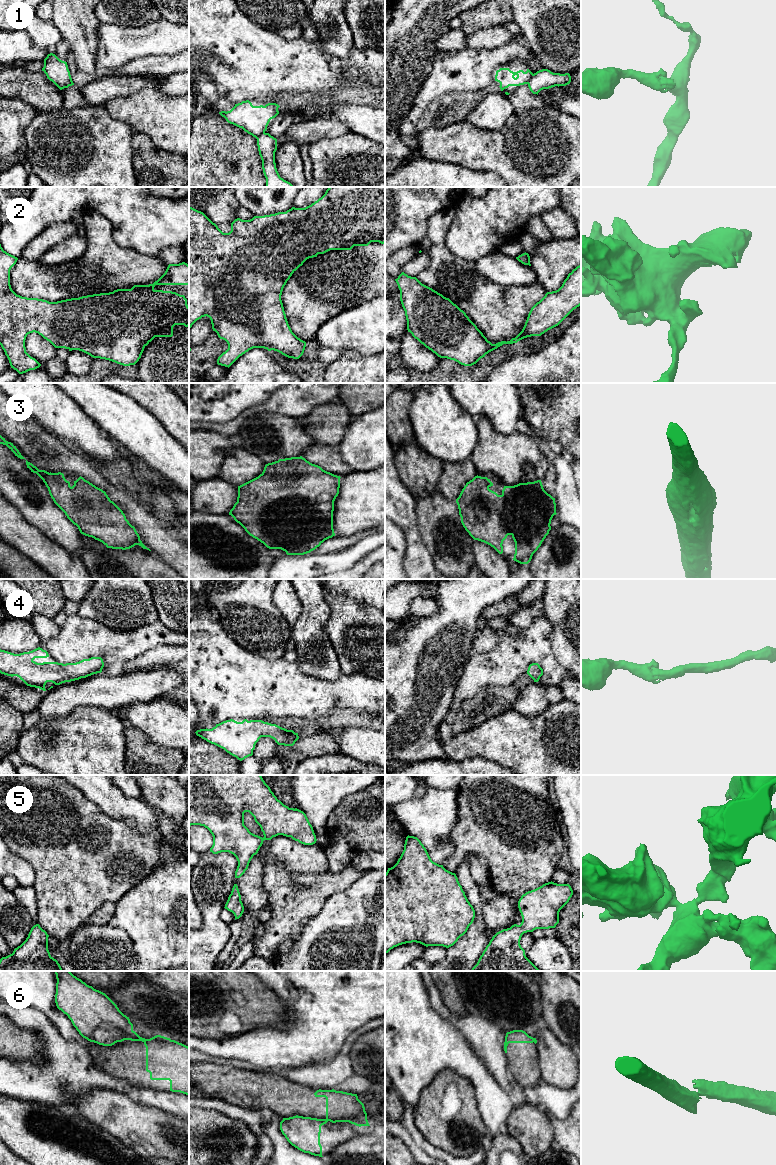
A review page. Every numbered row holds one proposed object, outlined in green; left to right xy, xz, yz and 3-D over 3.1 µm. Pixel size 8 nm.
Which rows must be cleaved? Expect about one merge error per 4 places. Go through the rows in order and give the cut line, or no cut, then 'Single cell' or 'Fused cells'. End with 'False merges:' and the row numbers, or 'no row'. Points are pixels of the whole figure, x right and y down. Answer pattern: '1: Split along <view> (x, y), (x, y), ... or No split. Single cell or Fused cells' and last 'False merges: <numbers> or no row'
1: Split along yz (533, 74), (527, 83). Fused cells
2: No split. Single cell
3: No split. Single cell
4: No split. Single cell
5: No split. Single cell
6: Split along xz (326, 1118), (342, 1119), (345, 1121). Fused cells
False merges: 1, 6

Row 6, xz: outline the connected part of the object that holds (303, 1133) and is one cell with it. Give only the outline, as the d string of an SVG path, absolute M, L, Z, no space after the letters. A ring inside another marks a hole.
M303 1116L283 1118L280 1130L287 1141L298 1150L314 1156L322 1156L320 1144L321 1126L328 1121L332 1123L345 1122L336 1119L317 1119Z

